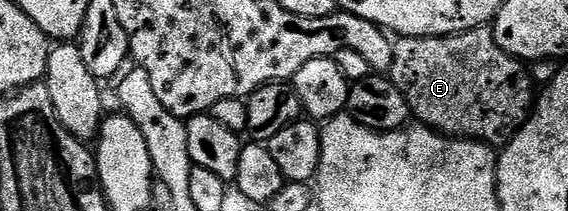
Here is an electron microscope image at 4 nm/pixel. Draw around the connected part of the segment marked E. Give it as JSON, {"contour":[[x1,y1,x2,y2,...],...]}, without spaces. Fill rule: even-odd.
{"contour":[[480,27,448,37,399,37,395,41,389,76,397,91,405,95,405,103,409,103,412,118,418,124,449,137,502,147,513,140,515,132,526,123,533,108,533,77,523,69,526,69,524,62,497,47,490,28]]}

